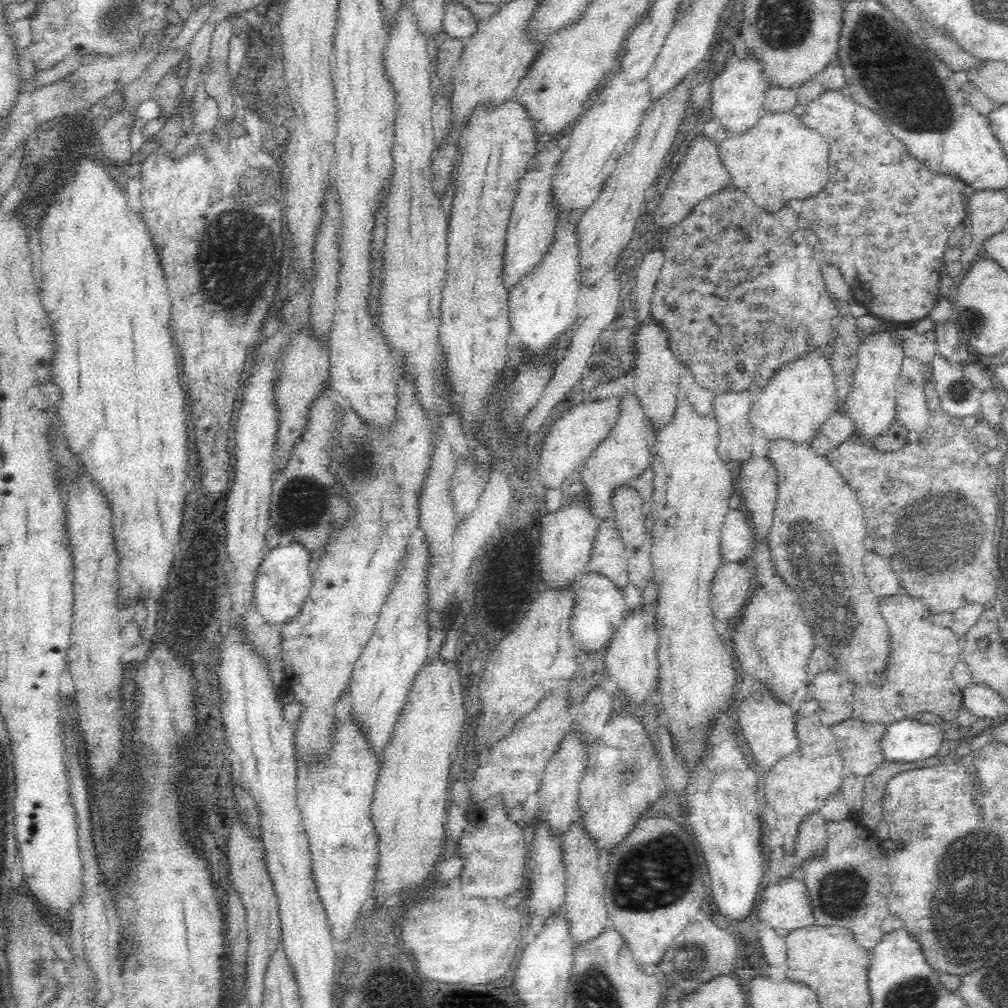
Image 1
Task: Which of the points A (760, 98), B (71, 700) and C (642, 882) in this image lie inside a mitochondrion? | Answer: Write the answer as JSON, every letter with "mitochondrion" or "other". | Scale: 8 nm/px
{"A":"other","B":"other","C":"mitochondrion"}

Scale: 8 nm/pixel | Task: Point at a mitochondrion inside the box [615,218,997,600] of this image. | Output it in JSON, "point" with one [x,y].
{"point":[939,520]}

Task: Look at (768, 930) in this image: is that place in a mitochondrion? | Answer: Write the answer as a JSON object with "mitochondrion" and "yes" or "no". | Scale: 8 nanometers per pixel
{"mitochondrion":"no"}

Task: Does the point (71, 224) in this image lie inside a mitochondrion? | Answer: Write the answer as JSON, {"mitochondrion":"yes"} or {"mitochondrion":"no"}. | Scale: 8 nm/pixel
{"mitochondrion":"no"}

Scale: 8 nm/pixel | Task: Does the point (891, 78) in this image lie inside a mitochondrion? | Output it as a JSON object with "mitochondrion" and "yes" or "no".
{"mitochondrion":"yes"}

